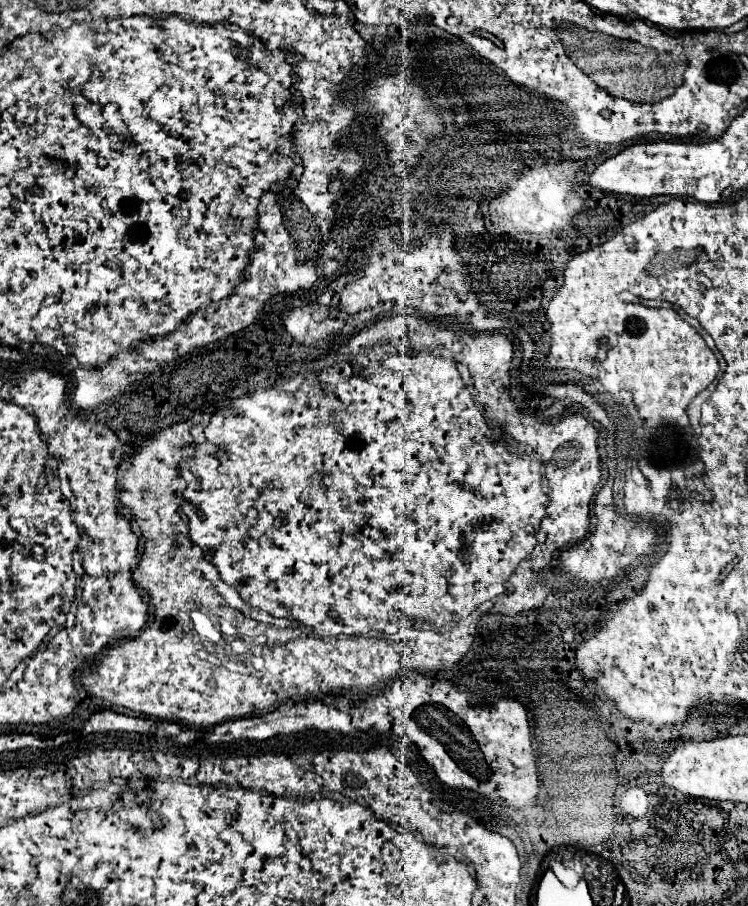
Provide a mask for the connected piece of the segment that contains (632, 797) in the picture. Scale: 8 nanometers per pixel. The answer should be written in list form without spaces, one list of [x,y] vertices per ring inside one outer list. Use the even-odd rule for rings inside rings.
[[[630,787],[624,791],[622,799],[620,799],[620,809],[624,811],[624,815],[632,815],[636,819],[644,817],[650,809],[648,803],[648,795],[640,789],[640,787]]]

